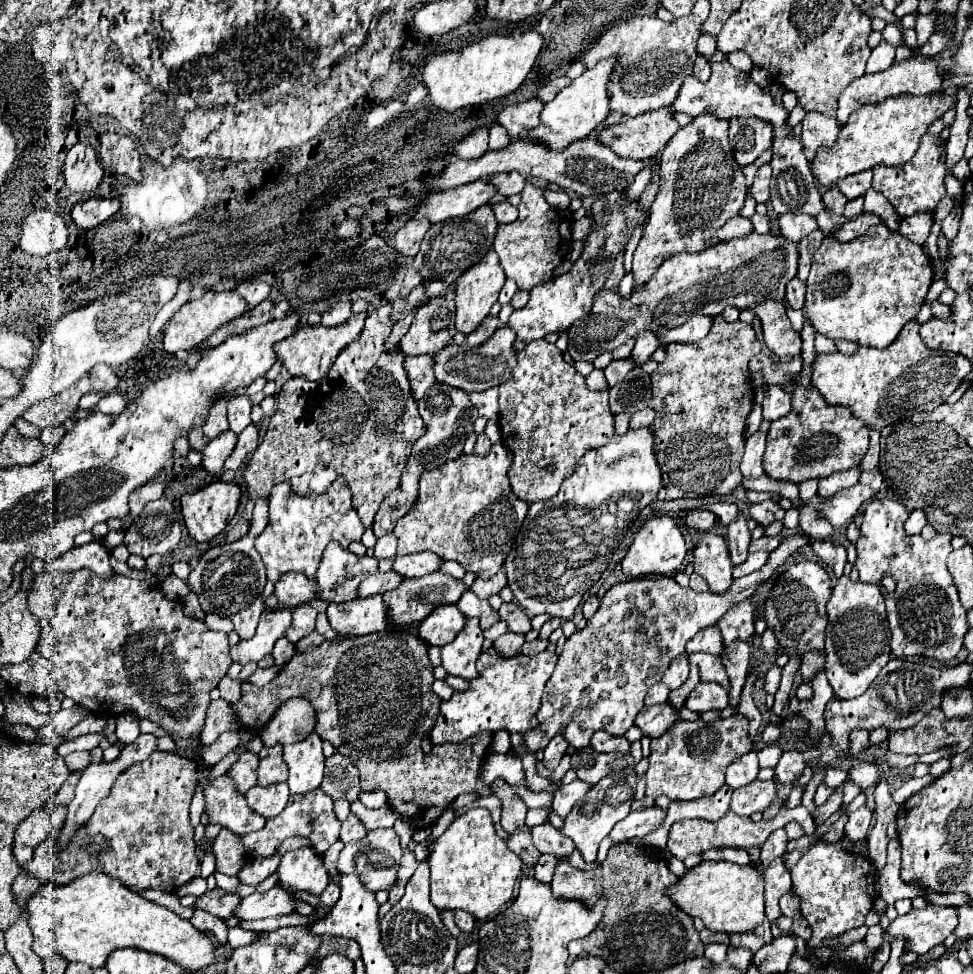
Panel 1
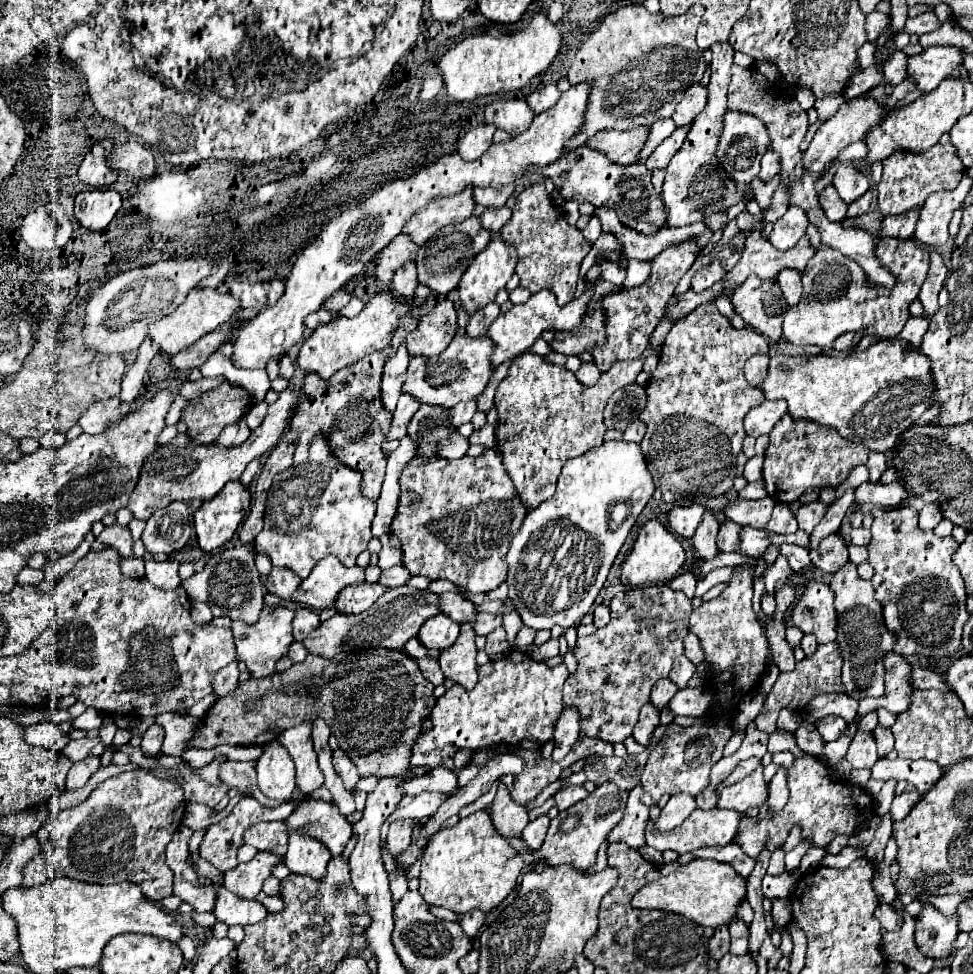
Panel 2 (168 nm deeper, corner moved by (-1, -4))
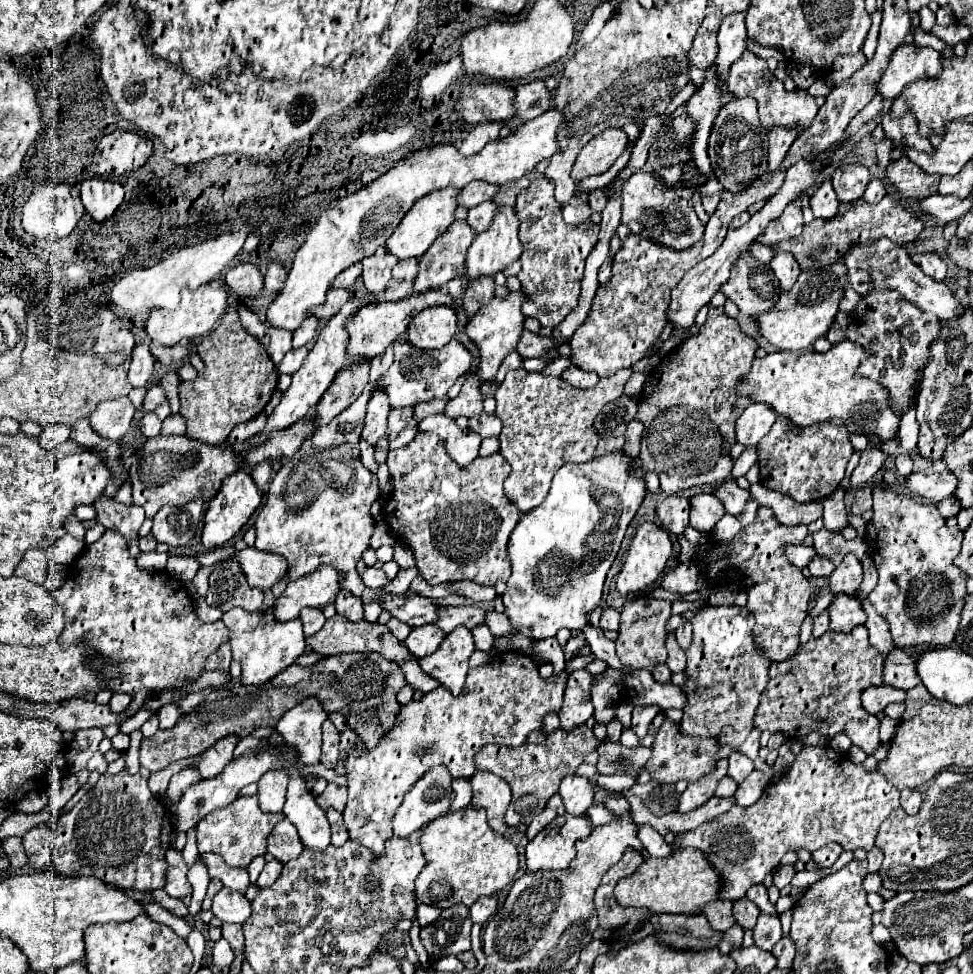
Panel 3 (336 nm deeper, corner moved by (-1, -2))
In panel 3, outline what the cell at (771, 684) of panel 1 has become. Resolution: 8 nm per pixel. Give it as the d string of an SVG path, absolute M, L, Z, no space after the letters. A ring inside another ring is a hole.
M758 508L756 520L744 528L730 546L714 544L706 550L706 556L698 560L698 568L710 582L716 580L718 572L726 568L736 568L742 574L744 588L748 592L748 610L752 612L754 624L754 642L760 646L772 662L782 662L794 656L800 640L800 626L808 612L810 586L804 574L792 566L782 554L784 544L802 544L808 530L806 526L782 526L770 508Z

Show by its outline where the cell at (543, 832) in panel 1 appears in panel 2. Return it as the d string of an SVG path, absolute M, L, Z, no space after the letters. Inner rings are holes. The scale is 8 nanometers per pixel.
M540 816L540 818L532 820L532 822L528 822L528 826L522 832L522 840L528 844L530 850L542 846L542 840L546 836L548 824L550 824L550 818L548 816Z

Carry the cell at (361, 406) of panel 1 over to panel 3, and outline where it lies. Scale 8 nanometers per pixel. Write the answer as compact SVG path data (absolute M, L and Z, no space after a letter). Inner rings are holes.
M360 438L360 460L372 474L378 472L378 462L374 460L374 446L370 446L364 438Z

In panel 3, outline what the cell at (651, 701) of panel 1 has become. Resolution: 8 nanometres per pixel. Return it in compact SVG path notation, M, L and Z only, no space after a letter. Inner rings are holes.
M658 664L654 670L652 670L652 676L656 682L660 684L670 684L670 678L672 678L672 672L668 670L666 664Z

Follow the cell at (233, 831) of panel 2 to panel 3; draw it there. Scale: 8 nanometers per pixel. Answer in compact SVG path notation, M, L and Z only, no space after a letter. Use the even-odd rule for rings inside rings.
M238 796L226 808L214 810L198 822L198 828L196 828L196 832L198 832L198 850L220 854L228 866L246 868L254 856L266 852L266 836L270 834L272 826L282 822L282 820L284 820L284 814L266 814L266 812L262 812L260 806L258 806L256 796Z

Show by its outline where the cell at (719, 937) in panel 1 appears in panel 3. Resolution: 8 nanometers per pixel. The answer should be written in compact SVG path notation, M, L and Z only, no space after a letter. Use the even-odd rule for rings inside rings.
M734 924L730 930L726 930L724 936L722 936L724 940L718 944L720 954L728 954L730 950L740 948L742 946L742 936L744 936L744 932L742 932L742 928L738 924Z

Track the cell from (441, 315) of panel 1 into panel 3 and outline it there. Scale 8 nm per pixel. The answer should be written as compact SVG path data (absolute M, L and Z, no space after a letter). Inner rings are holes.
M450 306L422 310L408 326L408 342L422 350L446 346L456 334L456 314Z

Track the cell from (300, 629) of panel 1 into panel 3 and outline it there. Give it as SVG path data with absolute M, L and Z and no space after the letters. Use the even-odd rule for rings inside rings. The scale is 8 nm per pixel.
M306 608L306 610L302 610L300 620L304 624L304 636L306 638L310 638L312 634L316 634L324 626L324 622L326 622L326 618L324 618L324 614L322 614L320 608Z

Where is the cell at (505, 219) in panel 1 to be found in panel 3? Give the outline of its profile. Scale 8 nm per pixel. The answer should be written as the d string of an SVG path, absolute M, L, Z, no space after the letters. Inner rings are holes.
M482 202L480 206L470 208L466 222L468 222L476 232L484 232L484 230L490 226L490 222L494 220L496 214L498 214L498 204L494 204L494 202Z

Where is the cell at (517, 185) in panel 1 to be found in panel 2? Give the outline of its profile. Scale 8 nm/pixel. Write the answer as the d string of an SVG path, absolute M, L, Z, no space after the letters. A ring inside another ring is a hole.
M506 184L502 188L474 188L474 202L486 208L502 208L512 192L514 184Z

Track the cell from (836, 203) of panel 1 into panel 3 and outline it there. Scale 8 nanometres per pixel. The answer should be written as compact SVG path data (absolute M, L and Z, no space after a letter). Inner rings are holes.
M824 180L822 186L810 198L810 208L812 208L814 216L816 218L834 218L834 214L838 214L838 206L840 206L840 202L836 198L832 182Z

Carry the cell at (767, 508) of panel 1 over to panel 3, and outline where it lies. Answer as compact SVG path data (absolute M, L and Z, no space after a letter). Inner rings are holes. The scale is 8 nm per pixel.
M726 480L724 484L720 484L716 488L714 496L724 504L728 514L742 514L746 502L750 500L750 492L738 488L738 484L734 480Z

